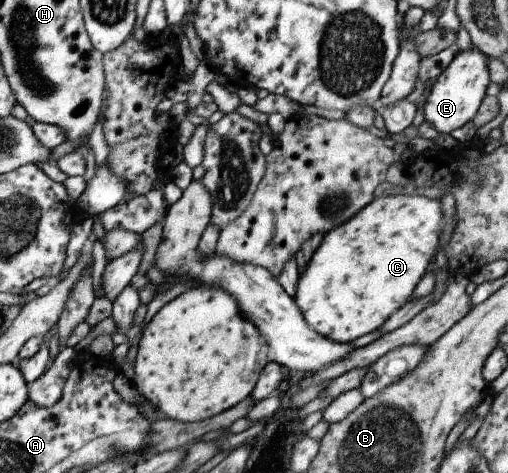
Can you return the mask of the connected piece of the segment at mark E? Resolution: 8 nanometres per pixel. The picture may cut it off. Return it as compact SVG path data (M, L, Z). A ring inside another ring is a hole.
M478 48L457 52L450 64L436 77L422 105L422 117L431 128L431 134L450 134L472 120L488 86L488 57Z

